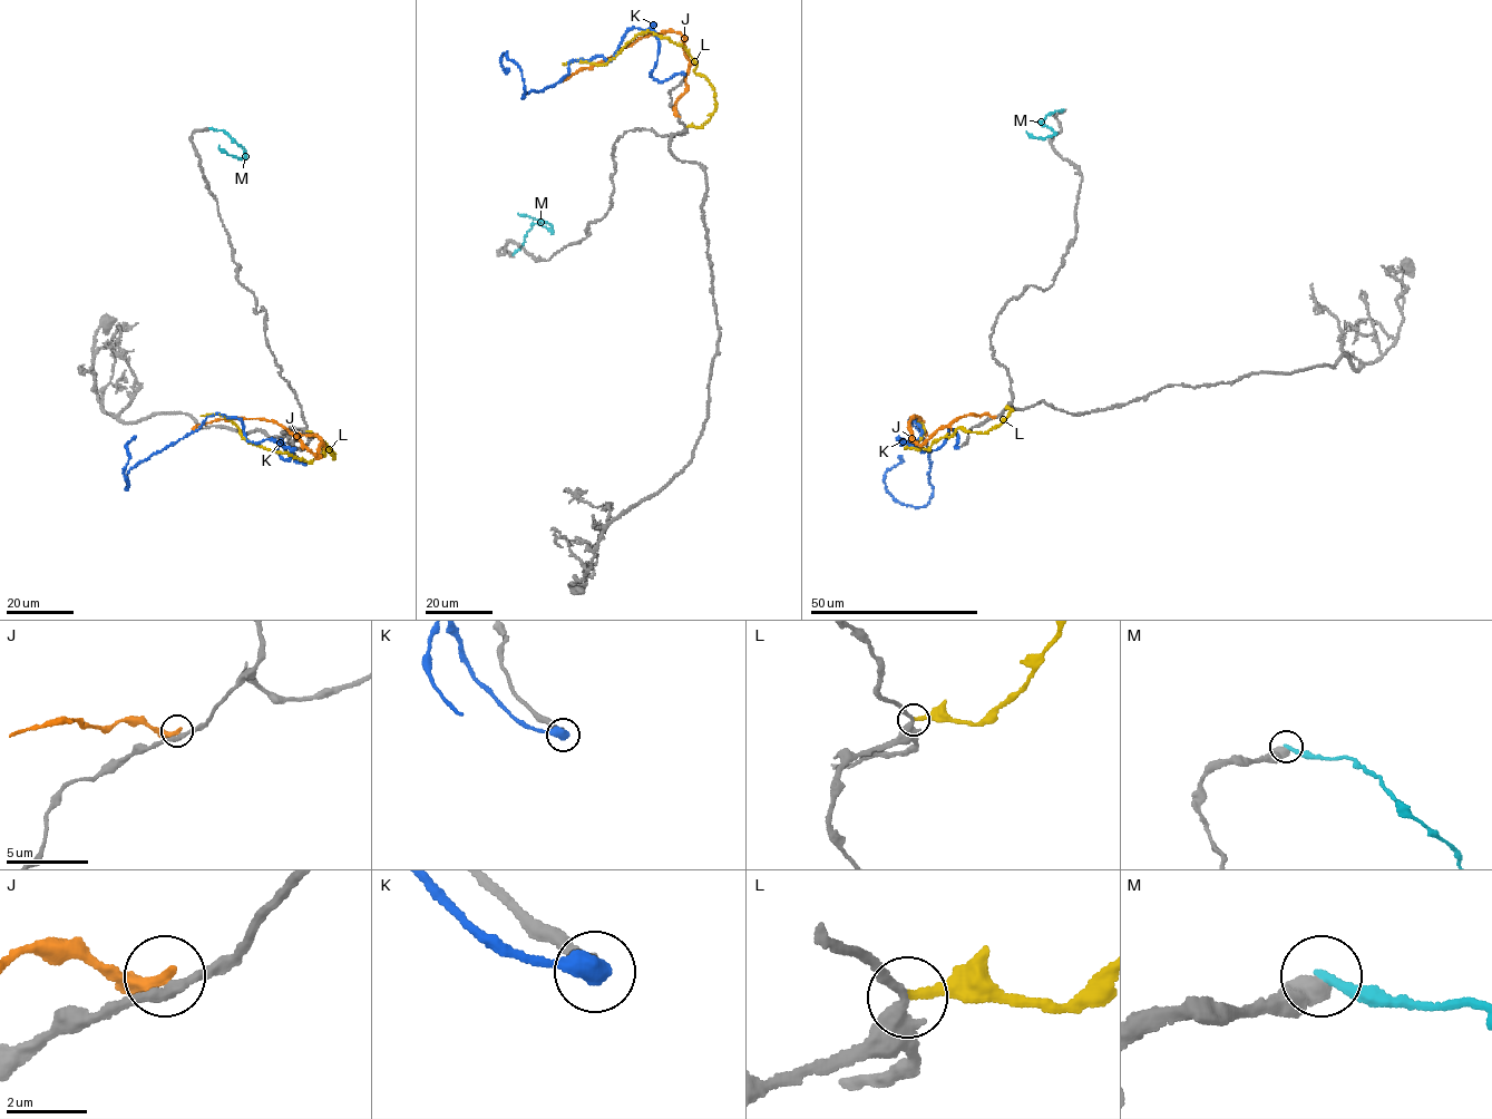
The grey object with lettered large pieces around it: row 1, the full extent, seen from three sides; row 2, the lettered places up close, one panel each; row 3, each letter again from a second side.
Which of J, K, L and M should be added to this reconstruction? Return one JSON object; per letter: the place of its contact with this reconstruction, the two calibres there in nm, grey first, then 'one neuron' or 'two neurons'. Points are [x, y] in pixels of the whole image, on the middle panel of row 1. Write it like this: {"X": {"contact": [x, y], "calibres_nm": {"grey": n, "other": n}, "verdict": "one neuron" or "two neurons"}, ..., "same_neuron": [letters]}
{"J": {"contact": [679, 116], "calibres_nm": {"grey": 280, "other": 340}, "verdict": "two neurons"}, "K": {"contact": [683, 75], "calibres_nm": {"grey": 150, "other": 550}, "verdict": "one neuron"}, "L": {"contact": [686, 127], "calibres_nm": {"grey": 320, "other": 220}, "verdict": "two neurons"}, "M": {"contact": [513, 255], "calibres_nm": {"grey": 600, "other": 240}, "verdict": "two neurons"}, "same_neuron": ["K"]}

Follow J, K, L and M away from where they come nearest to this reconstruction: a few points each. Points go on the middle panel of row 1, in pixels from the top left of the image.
J: (679, 116), (675, 105), (685, 91), (690, 61), (685, 54), (684, 39), (676, 32), (643, 36), (563, 80)
K: (684, 75), (651, 76), (657, 39), (635, 28), (610, 60), (571, 60), (522, 97), (506, 52), (508, 67)
L: (686, 127), (700, 128), (717, 104), (714, 90), (694, 70), (684, 47), (642, 31), (603, 65), (563, 65)
M: (512, 254), (534, 224), (552, 230), (549, 223), (517, 213)

